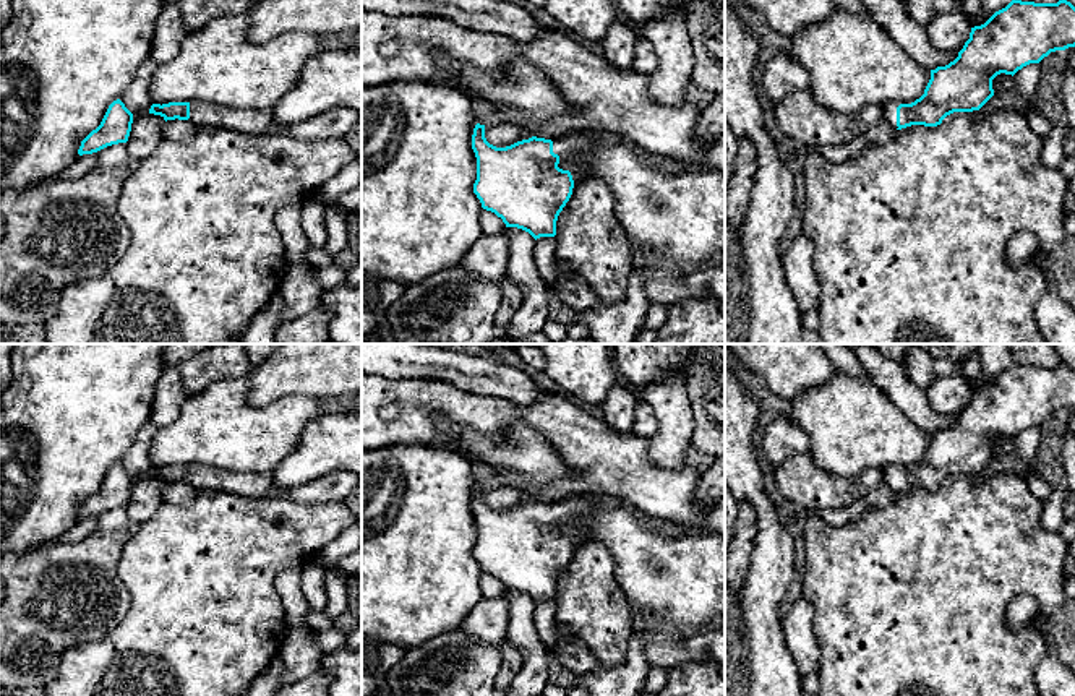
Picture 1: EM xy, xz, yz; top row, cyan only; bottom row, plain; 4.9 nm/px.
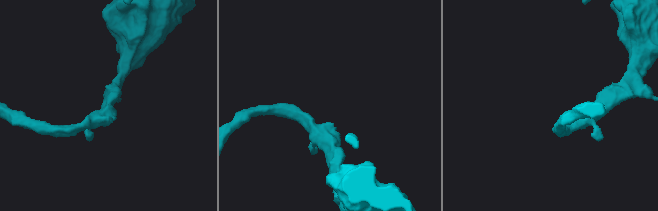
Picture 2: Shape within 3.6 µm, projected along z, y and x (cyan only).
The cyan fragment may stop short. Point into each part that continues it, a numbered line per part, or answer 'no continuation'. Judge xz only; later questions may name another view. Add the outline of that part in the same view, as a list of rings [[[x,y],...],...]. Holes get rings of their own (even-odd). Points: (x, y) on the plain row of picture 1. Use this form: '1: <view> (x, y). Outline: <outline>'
1: xz (573, 513). Outline: [[[574,496],[551,503],[553,516],[559,519],[558,531],[569,534],[580,526],[585,526],[592,518],[592,509],[597,505],[593,500],[585,496]]]

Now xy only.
1: xy (336, 485). Outline: [[[199,464],[190,466],[190,485],[195,490],[219,490],[248,498],[290,498],[300,503],[344,501],[362,479],[347,470],[332,470],[310,483],[277,488],[272,474],[230,472]]]

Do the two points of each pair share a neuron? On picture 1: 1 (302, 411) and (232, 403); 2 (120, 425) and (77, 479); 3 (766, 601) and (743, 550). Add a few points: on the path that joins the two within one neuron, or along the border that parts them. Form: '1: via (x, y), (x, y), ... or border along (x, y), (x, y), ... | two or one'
1: via (284, 416), (250, 416) | one
2: via (107, 438), (80, 466) | one
3: border along (756, 526), (749, 567), (741, 589) | two

